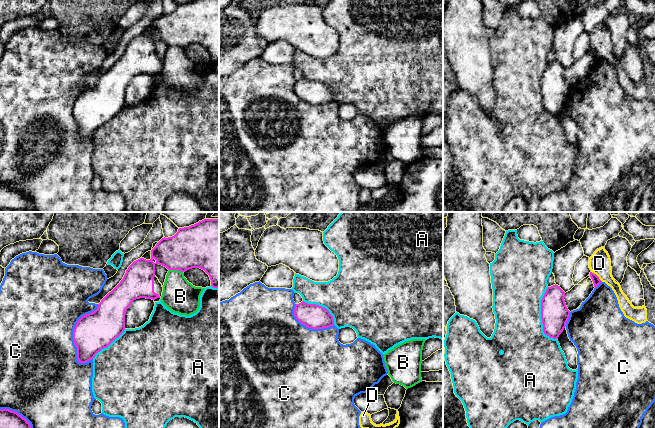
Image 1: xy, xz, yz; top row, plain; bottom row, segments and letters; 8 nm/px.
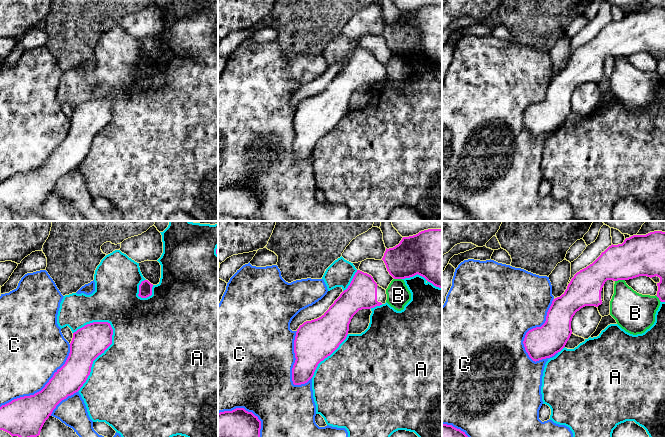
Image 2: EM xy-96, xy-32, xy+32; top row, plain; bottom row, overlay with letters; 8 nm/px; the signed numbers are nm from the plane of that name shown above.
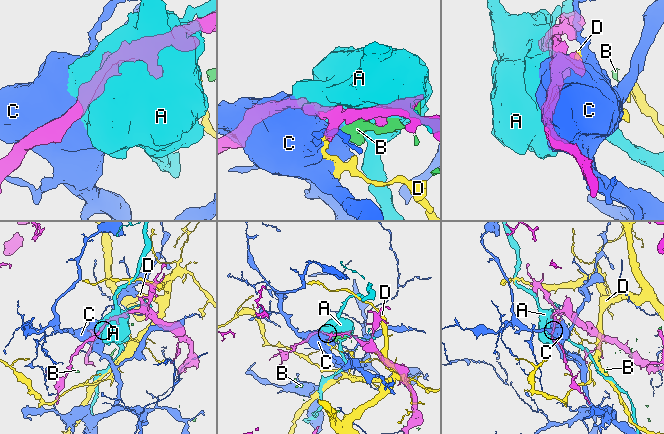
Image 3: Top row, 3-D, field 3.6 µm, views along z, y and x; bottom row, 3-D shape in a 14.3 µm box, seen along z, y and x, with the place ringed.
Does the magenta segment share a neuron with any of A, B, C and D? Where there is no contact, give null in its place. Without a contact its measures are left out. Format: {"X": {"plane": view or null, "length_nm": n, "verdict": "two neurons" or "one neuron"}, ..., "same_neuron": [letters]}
{"A": {"plane": "yz", "length_nm": 440, "verdict": "two neurons"}, "B": {"plane": "xy", "length_nm": 110, "verdict": "two neurons"}, "C": {"plane": "xy", "length_nm": 500, "verdict": "two neurons"}, "D": {"plane": "yz", "length_nm": 130, "verdict": "two neurons"}, "same_neuron": []}

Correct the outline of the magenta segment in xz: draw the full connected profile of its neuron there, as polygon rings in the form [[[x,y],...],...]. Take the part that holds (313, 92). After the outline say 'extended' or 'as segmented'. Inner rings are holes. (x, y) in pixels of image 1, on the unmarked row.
[[[304,77],[295,81],[294,92],[301,100],[311,105],[323,105],[334,101],[333,92],[326,84]]]; as segmented

